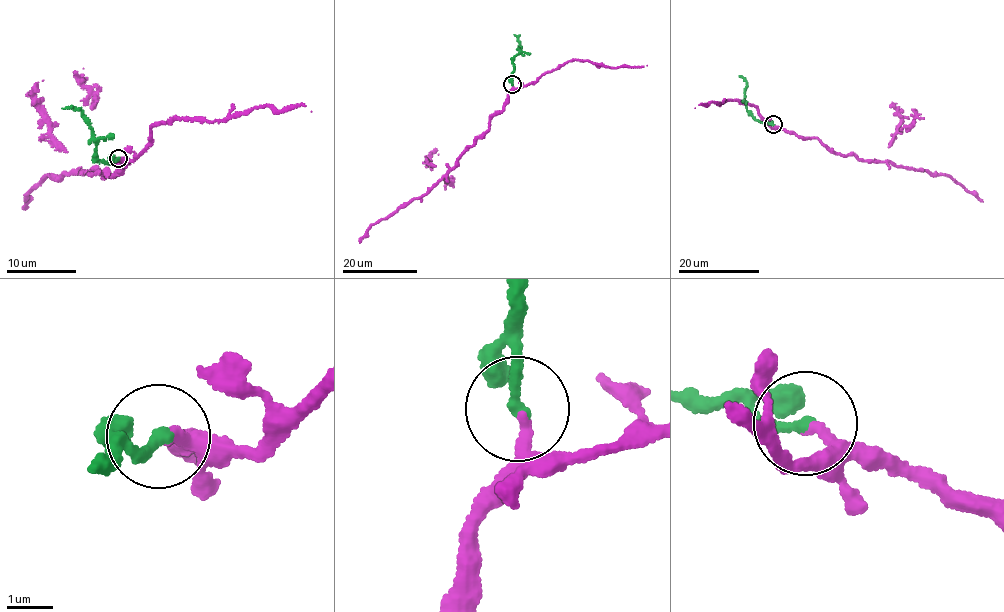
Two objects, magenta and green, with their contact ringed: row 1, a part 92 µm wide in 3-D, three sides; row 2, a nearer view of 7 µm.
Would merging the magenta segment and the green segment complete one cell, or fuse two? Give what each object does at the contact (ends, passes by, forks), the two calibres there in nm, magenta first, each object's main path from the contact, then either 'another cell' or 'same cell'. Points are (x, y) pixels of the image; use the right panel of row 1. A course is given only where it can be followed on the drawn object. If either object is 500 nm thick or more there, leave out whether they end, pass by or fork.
magenta ends there; green ends there; 200 nm thick on the magenta side, 280 nm on the other; magenta runs (773, 124), (804, 137), (819, 139), (836, 153), (944, 174), (983, 201); green runs (773, 124), (754, 120), (746, 110), (746, 82), (741, 76); same cell

